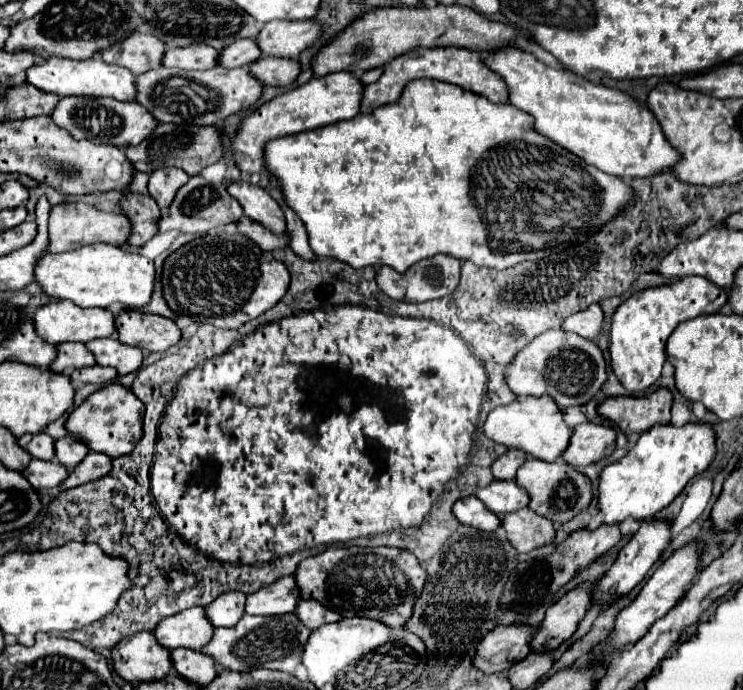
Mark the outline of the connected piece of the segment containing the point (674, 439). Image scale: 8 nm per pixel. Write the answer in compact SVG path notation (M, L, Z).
M671 424L653 426L619 462L603 468L597 494L597 510L603 514L603 524L621 524L627 518L635 518L637 522L655 518L713 458L715 436L709 424L685 424L679 428Z

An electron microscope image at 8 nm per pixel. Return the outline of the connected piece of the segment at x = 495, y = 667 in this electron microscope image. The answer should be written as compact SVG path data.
M497 626L483 636L475 654L471 656L471 664L483 674L507 670L531 652L531 634L533 628L529 626Z

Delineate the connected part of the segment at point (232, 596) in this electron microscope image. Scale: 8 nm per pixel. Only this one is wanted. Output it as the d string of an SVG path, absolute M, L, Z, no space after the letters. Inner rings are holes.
M235 590L235 592L225 592L217 600L213 600L209 606L205 606L205 616L215 628L231 628L237 624L245 612L245 594Z

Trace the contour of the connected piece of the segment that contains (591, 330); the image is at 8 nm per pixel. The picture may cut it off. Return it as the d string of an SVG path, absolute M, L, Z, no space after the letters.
M593 304L587 310L571 314L561 324L561 328L565 332L575 332L575 334L579 334L583 338L589 338L589 340L593 340L599 334L601 326L603 326L603 310L601 310L599 304Z

